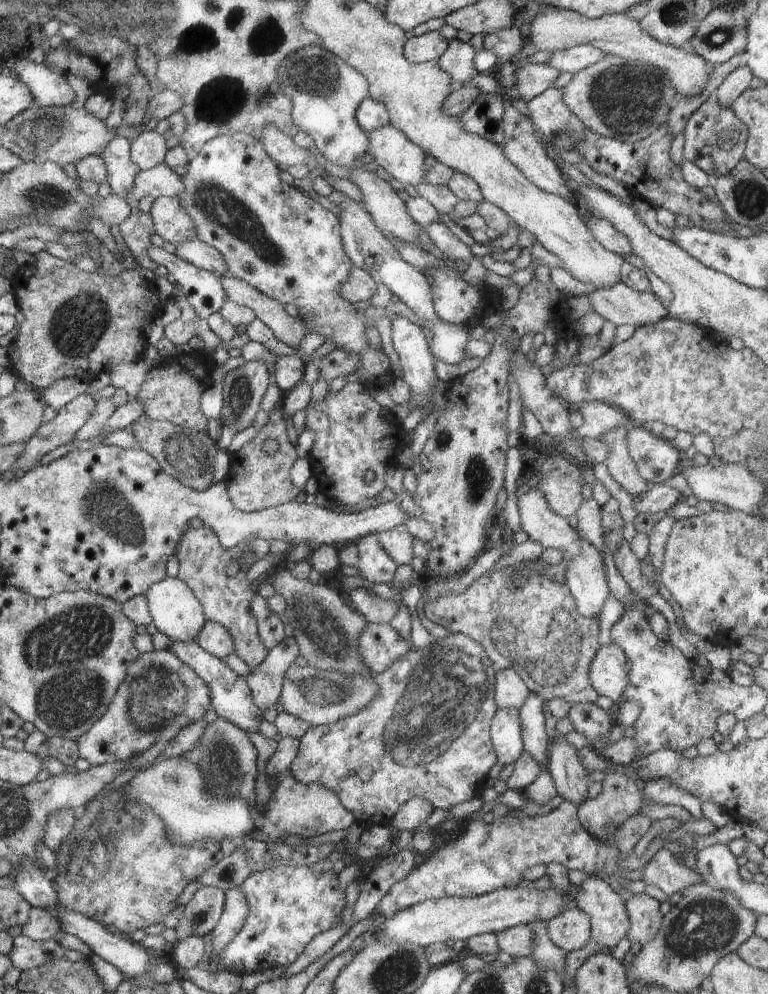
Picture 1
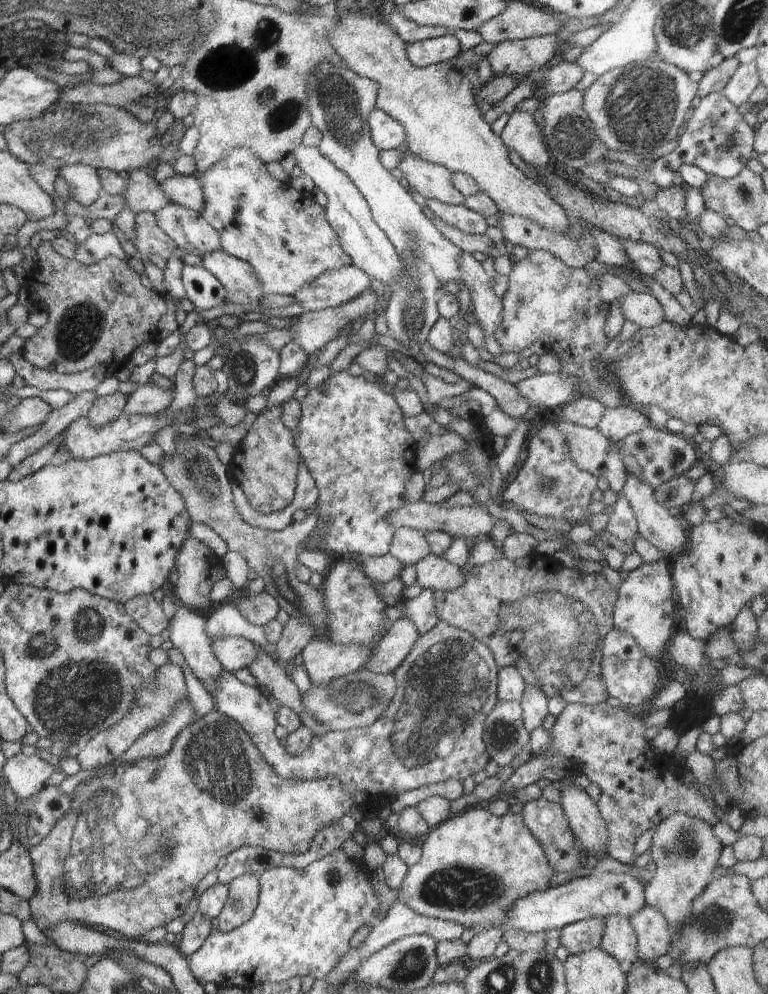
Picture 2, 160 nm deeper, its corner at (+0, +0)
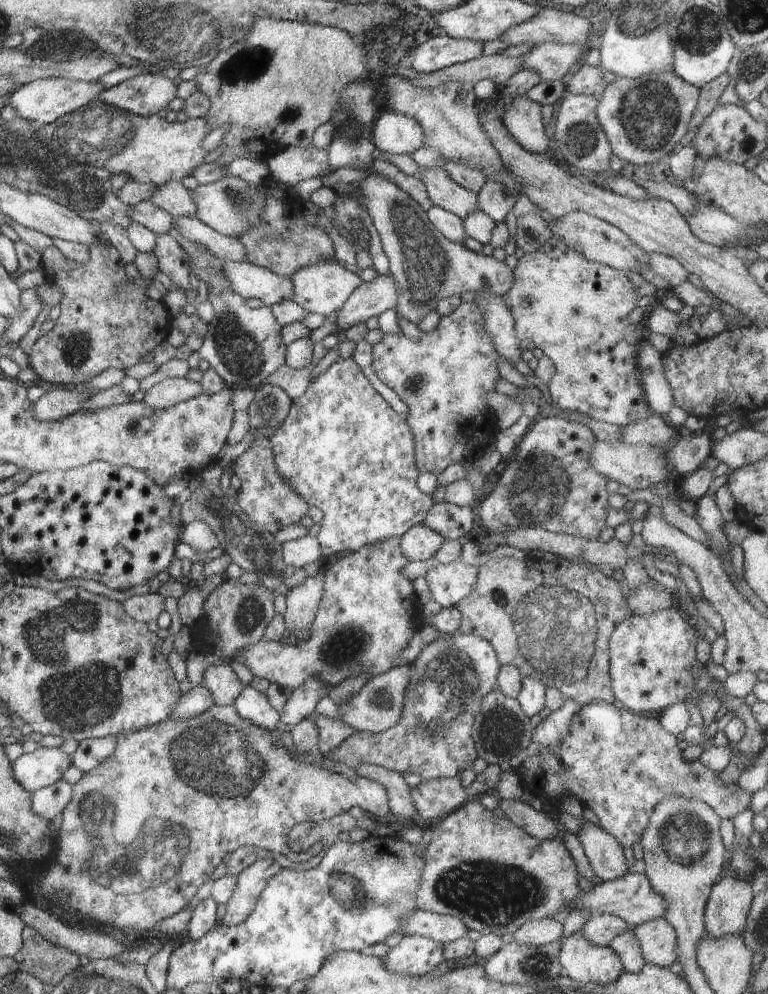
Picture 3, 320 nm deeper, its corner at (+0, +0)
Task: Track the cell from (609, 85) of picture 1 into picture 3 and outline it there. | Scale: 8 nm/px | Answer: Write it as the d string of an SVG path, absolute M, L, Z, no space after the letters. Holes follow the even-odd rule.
M674 71L637 79L618 77L607 84L596 112L614 155L634 166L655 166L669 156L674 146L688 133L688 123L696 110L699 96L699 88L688 84Z

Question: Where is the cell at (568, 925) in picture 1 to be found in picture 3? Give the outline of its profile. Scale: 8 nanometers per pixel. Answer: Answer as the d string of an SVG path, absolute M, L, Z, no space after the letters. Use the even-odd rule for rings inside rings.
M598 913L592 915L580 931L592 944L608 947L618 935L627 931L633 932L634 927L632 923L626 922L615 914Z

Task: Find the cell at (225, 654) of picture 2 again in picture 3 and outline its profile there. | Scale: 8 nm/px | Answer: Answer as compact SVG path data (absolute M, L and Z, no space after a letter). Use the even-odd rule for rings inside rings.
M401 537L387 538L363 546L356 552L351 551L334 562L325 573L323 595L313 623L309 626L306 640L288 644L285 638L278 642L264 639L250 645L230 662L245 664L253 672L253 676L276 683L287 695L312 677L319 679L322 687L330 690L346 679L360 677L363 673L372 678L400 666L404 649L422 624L422 621L418 620L420 599L416 596L413 580L407 579L403 573L403 568L408 563L409 560L401 551Z

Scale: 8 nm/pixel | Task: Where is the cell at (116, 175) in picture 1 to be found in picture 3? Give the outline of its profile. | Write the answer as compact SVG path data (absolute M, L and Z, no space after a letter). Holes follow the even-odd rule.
M169 182L157 187L152 202L165 210L174 219L178 217L197 217L197 206L187 189L180 182Z

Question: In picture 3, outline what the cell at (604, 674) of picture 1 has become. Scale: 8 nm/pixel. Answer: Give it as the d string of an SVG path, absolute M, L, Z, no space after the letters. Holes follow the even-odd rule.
M676 605L645 615L632 615L619 622L609 638L609 675L614 696L624 708L636 714L660 712L672 705L686 703L696 692L691 670L697 664L696 645L700 633Z

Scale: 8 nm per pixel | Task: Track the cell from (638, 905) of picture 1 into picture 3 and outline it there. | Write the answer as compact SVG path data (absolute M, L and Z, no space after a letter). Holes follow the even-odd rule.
M654 919L634 927L646 964L669 968L679 957L676 931L664 919Z

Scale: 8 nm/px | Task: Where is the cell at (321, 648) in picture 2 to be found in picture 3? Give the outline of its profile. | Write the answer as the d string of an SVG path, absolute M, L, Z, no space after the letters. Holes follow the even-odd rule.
M316 677L309 678L302 686L293 690L287 695L287 699L279 712L280 722L287 727L298 724L302 719L310 717L315 712L318 700L328 692L327 687L322 687L322 683Z

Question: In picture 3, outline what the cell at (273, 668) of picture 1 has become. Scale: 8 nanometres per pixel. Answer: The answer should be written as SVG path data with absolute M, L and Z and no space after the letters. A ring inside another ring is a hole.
M322 573L306 577L285 596L287 609L283 615L288 634L293 630L308 630L313 623L323 595Z

